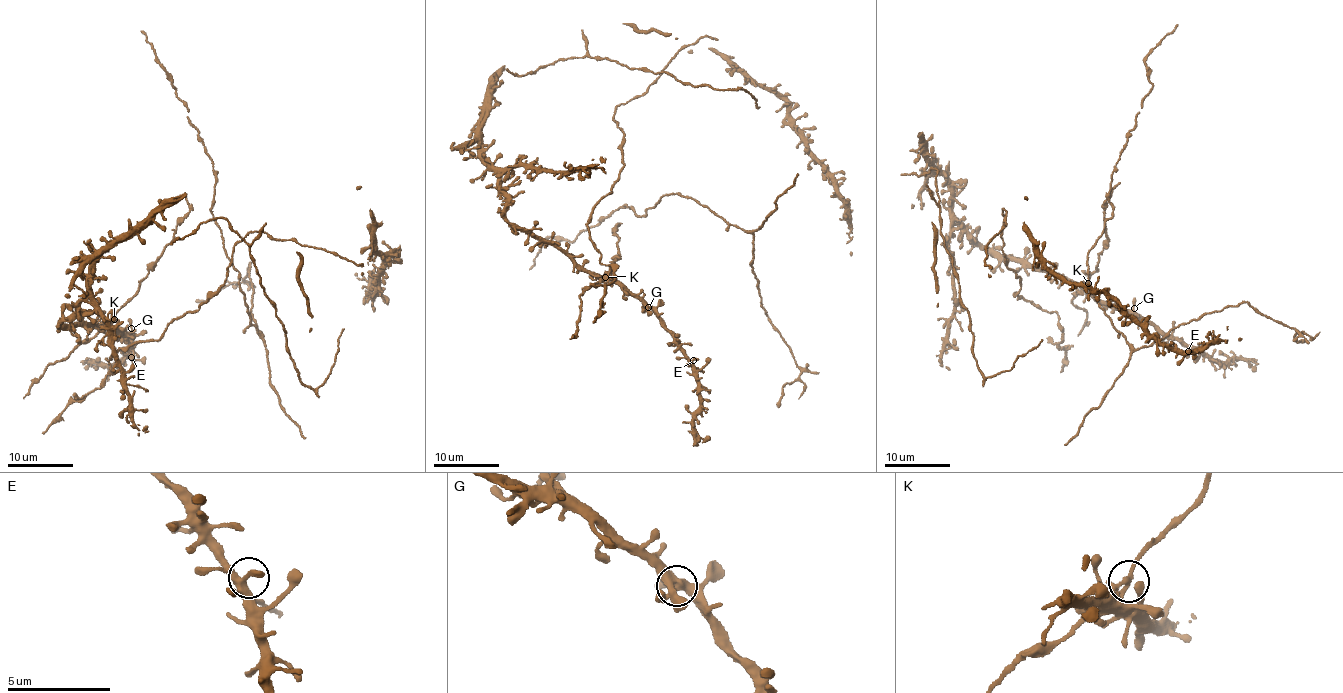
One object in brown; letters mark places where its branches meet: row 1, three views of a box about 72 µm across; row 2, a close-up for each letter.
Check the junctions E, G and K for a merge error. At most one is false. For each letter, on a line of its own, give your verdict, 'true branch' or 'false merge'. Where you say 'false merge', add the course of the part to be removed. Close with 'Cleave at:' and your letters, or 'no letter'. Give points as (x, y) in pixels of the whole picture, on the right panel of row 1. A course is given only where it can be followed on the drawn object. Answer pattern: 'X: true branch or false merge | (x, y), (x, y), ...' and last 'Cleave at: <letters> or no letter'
E: true branch
G: true branch
K: false merge | (1088, 283), (1108, 240), (1104, 207), (1120, 182)
Cleave at: K

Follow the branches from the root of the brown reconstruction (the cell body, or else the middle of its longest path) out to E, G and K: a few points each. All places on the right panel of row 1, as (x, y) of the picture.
E: (1052, 284), (1051, 275), (1059, 275), (1101, 301), (1128, 309), (1171, 334), (1188, 351)
G: (1052, 284), (1051, 275), (1059, 275), (1101, 301), (1122, 309), (1134, 308)
K: (1052, 284), (1050, 279), (1052, 275), (1070, 282), (1088, 283)

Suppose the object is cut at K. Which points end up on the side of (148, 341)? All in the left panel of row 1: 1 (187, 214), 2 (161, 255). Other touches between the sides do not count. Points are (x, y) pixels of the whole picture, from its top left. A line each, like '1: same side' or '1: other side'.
1: other side
2: other side

